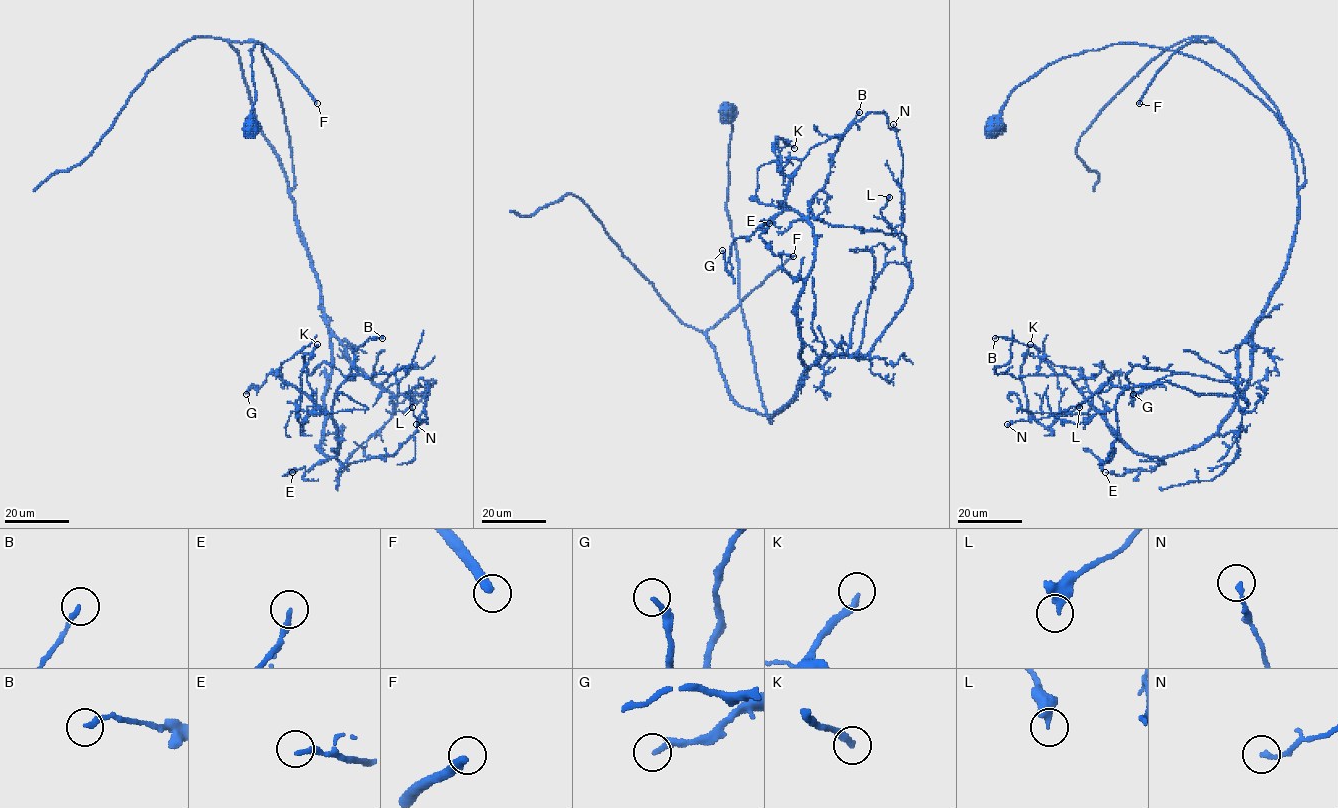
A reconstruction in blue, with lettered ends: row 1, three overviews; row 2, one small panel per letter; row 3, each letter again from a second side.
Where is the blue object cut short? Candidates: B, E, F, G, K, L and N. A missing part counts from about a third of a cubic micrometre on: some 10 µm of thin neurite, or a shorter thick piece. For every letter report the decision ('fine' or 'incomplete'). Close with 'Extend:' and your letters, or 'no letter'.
B: fine
E: fine
F: incomplete
G: fine
K: fine
L: fine
N: fine
Extend: F

